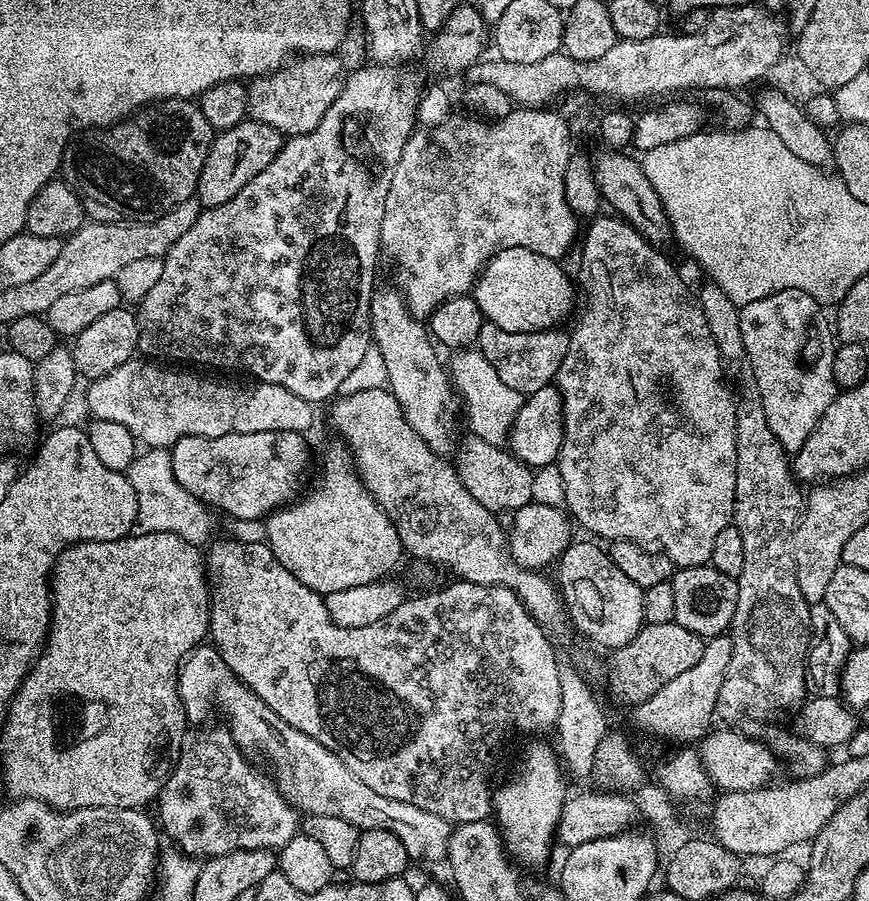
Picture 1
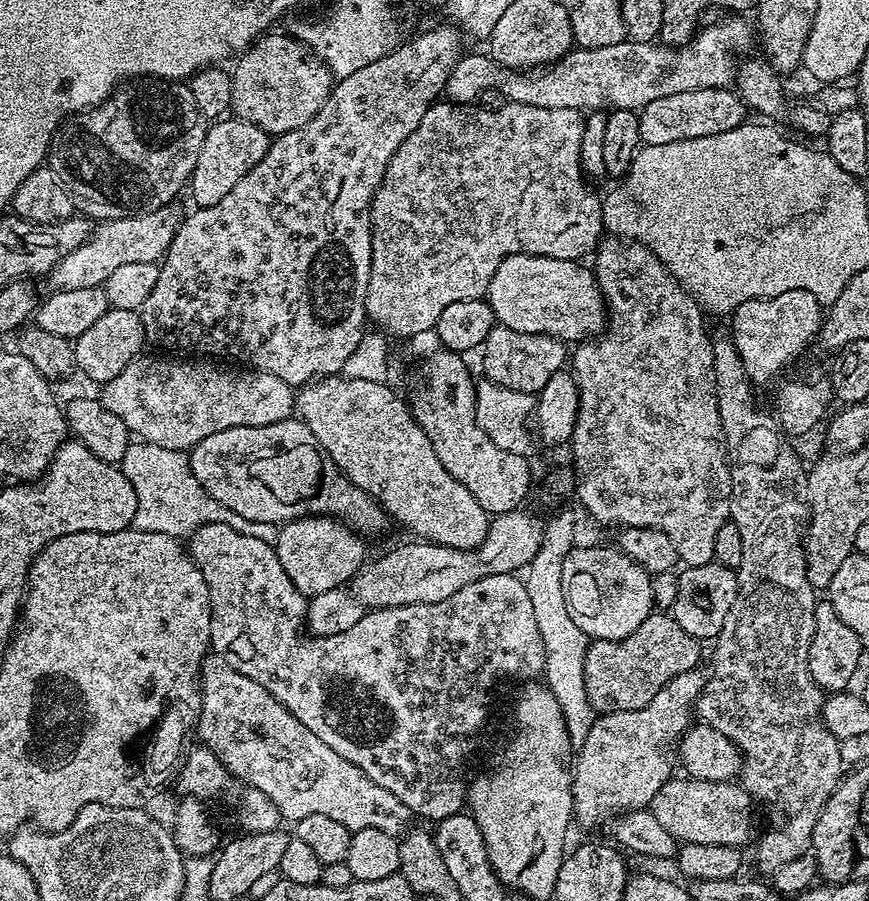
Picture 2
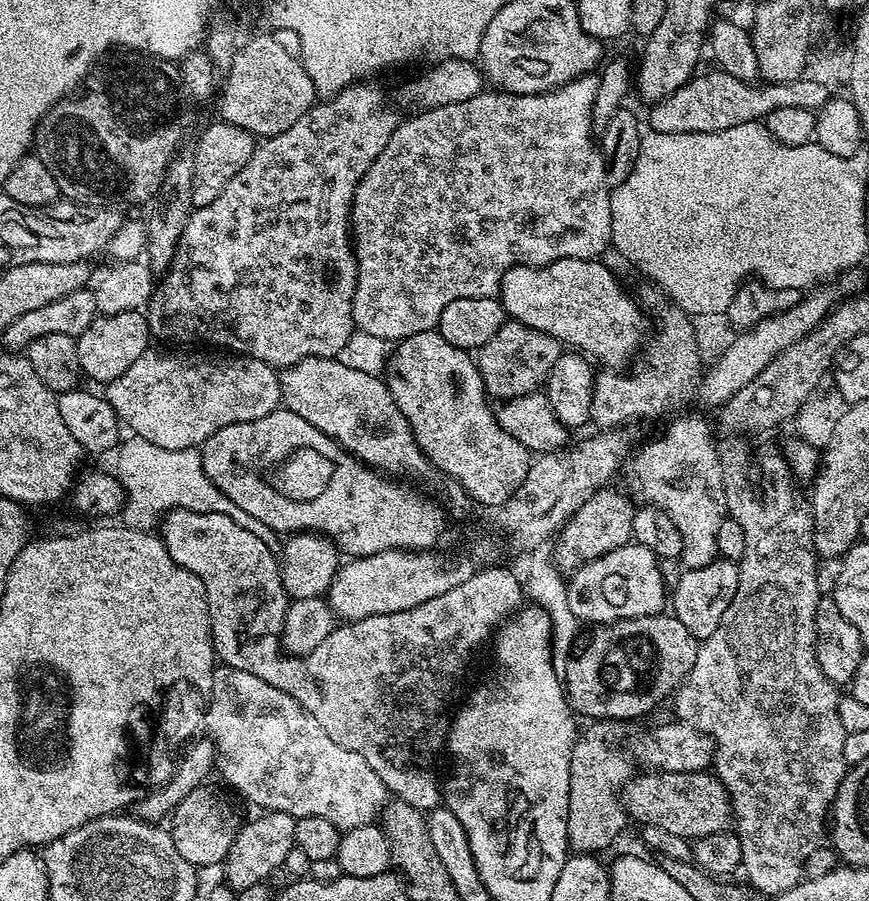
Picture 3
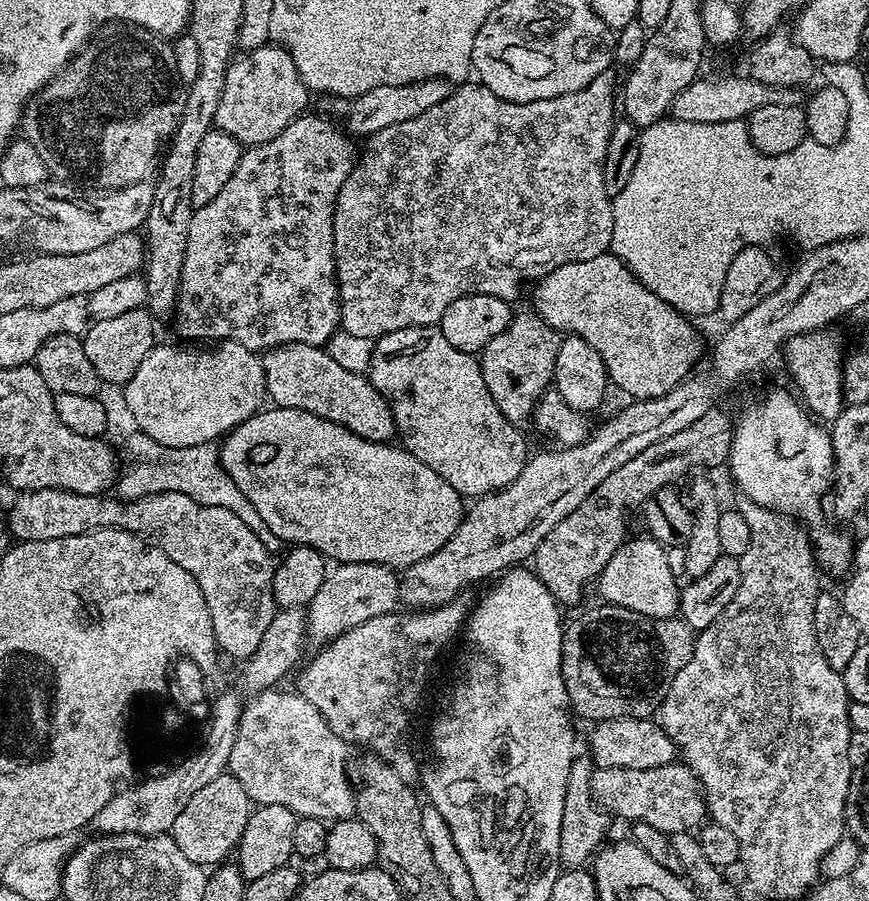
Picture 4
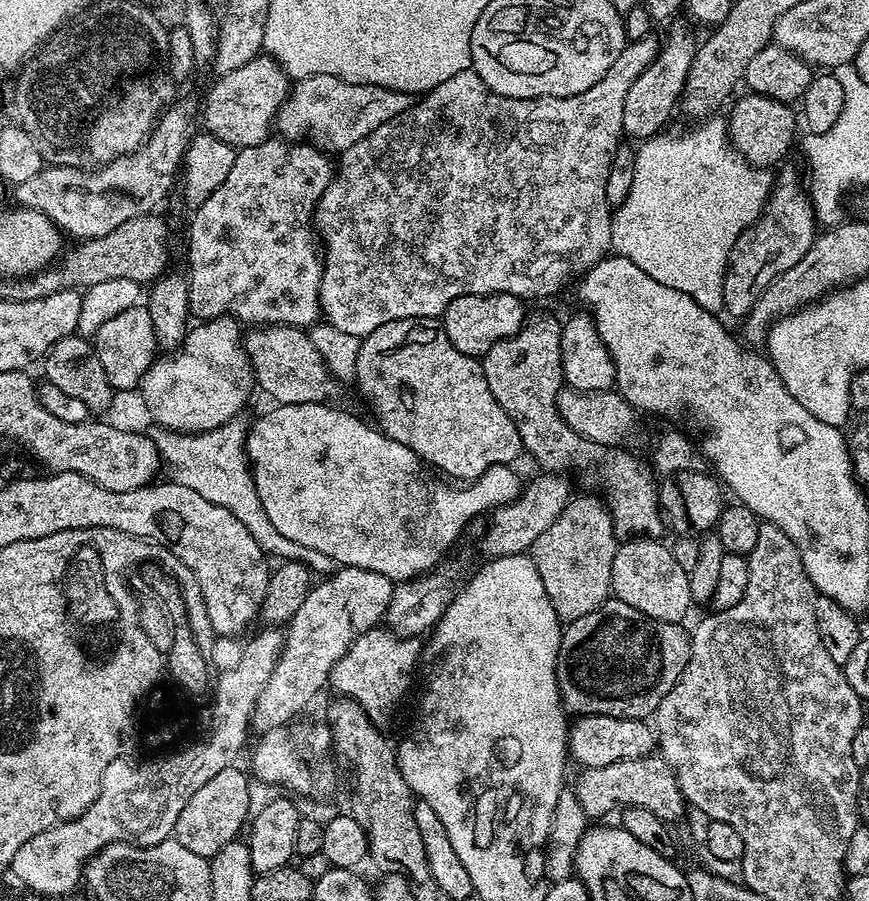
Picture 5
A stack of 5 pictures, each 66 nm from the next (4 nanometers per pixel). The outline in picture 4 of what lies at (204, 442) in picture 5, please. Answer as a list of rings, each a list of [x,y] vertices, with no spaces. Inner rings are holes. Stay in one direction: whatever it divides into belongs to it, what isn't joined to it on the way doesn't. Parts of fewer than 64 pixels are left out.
[[[135,430],[126,437],[126,444],[128,444],[128,465],[125,468],[123,465],[114,485],[115,491],[120,491],[117,492],[119,499],[137,500],[143,496],[153,496],[163,492],[186,494],[199,504],[222,506],[238,514],[238,518],[242,518],[242,522],[246,522],[246,526],[250,526],[250,530],[258,534],[258,538],[269,550],[281,547],[281,540],[268,529],[266,522],[262,522],[258,510],[250,506],[242,490],[238,490],[238,486],[234,486],[232,479],[224,473],[224,468],[220,465],[220,453],[215,443],[171,448],[154,442],[154,438],[150,438],[145,432]]]

